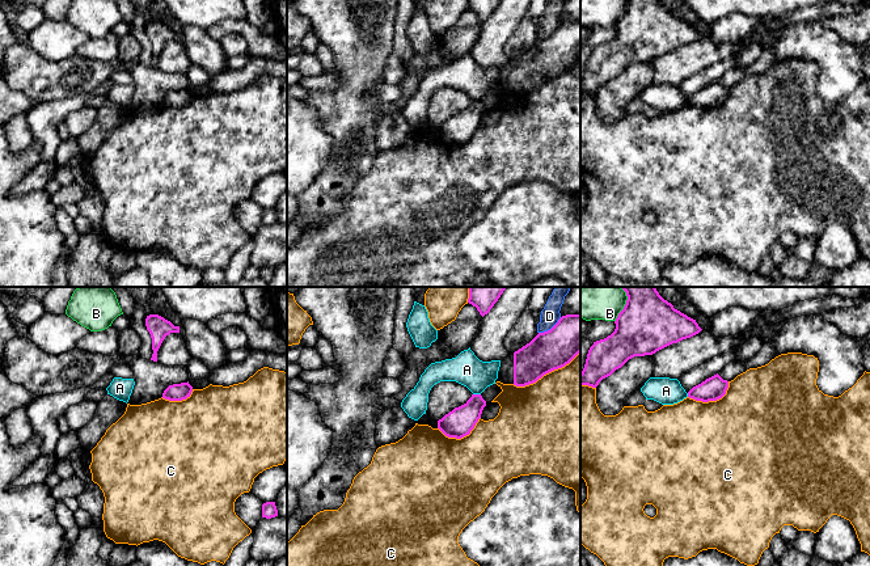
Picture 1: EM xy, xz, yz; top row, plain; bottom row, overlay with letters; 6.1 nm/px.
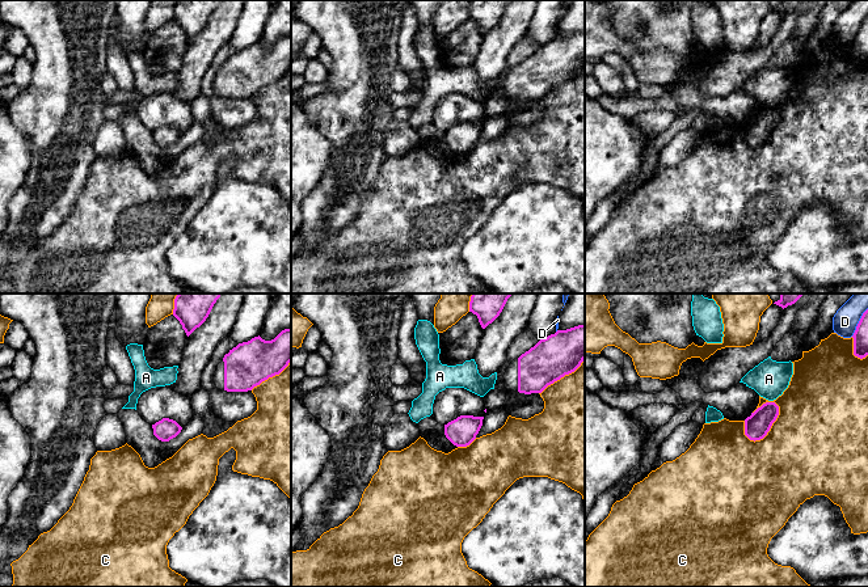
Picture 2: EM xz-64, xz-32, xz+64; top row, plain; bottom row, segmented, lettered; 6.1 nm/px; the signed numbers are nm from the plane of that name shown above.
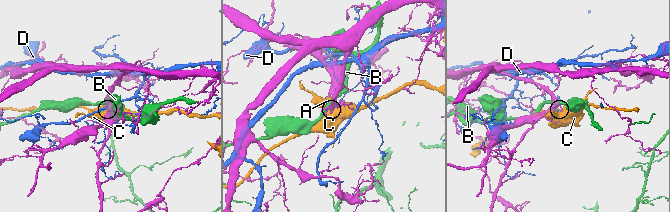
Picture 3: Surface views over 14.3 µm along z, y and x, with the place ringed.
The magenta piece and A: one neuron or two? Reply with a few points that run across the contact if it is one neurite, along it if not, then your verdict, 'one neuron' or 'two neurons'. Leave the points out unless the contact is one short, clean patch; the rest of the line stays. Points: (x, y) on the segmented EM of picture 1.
line xz (473, 393), (480, 395); two neurons

